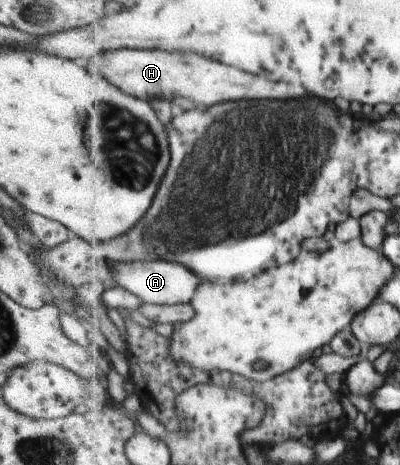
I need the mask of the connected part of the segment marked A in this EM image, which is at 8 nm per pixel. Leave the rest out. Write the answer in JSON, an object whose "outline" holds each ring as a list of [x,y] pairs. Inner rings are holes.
{"outline":[[[165,260],[117,263],[116,265],[112,264],[110,270],[114,284],[130,290],[132,294],[141,298],[145,303],[152,303],[153,305],[190,303],[198,290],[198,286],[204,282],[198,273],[182,263]]]}

